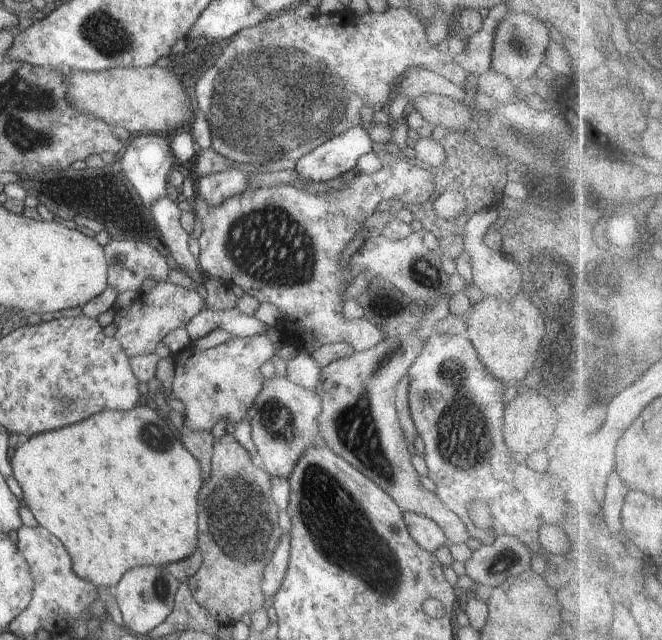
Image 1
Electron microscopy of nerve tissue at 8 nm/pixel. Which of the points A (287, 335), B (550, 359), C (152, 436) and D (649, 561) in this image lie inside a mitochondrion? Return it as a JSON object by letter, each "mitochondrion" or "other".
{"A":"other","B":"other","C":"mitochondrion","D":"other"}

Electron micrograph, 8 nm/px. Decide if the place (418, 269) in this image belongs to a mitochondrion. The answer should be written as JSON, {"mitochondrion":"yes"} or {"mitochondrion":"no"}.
{"mitochondrion":"yes"}

